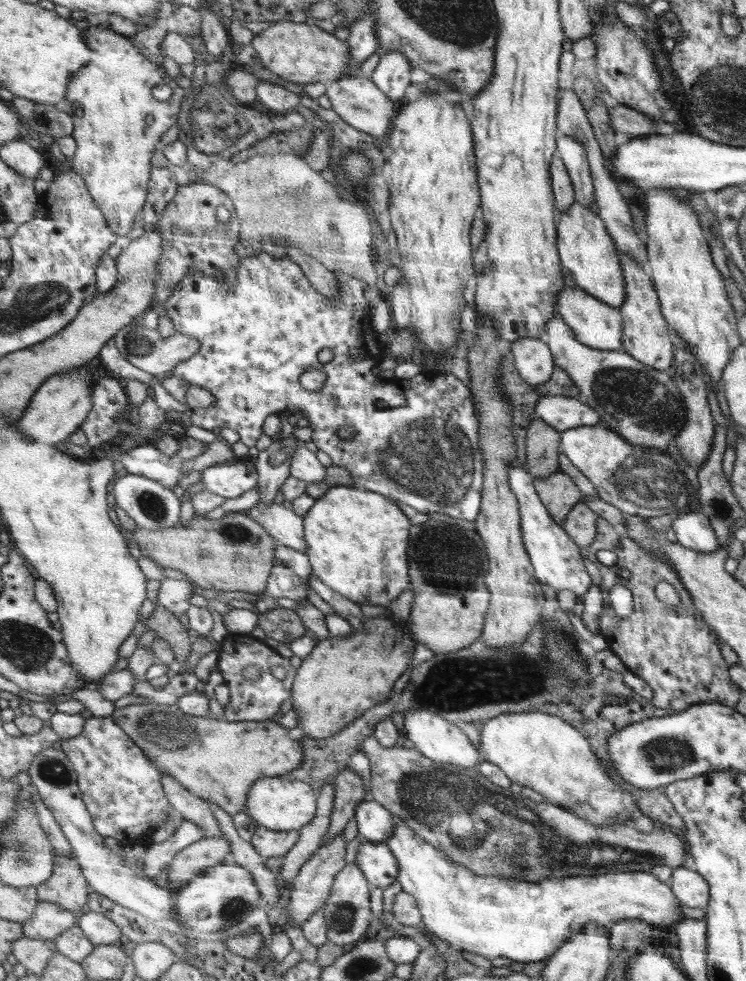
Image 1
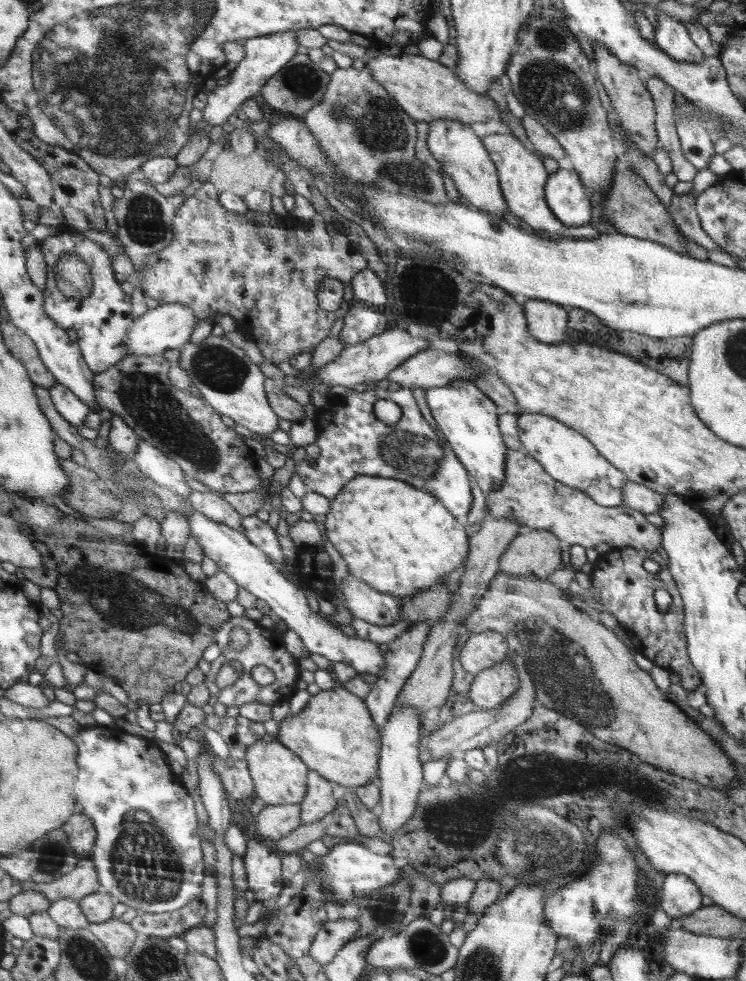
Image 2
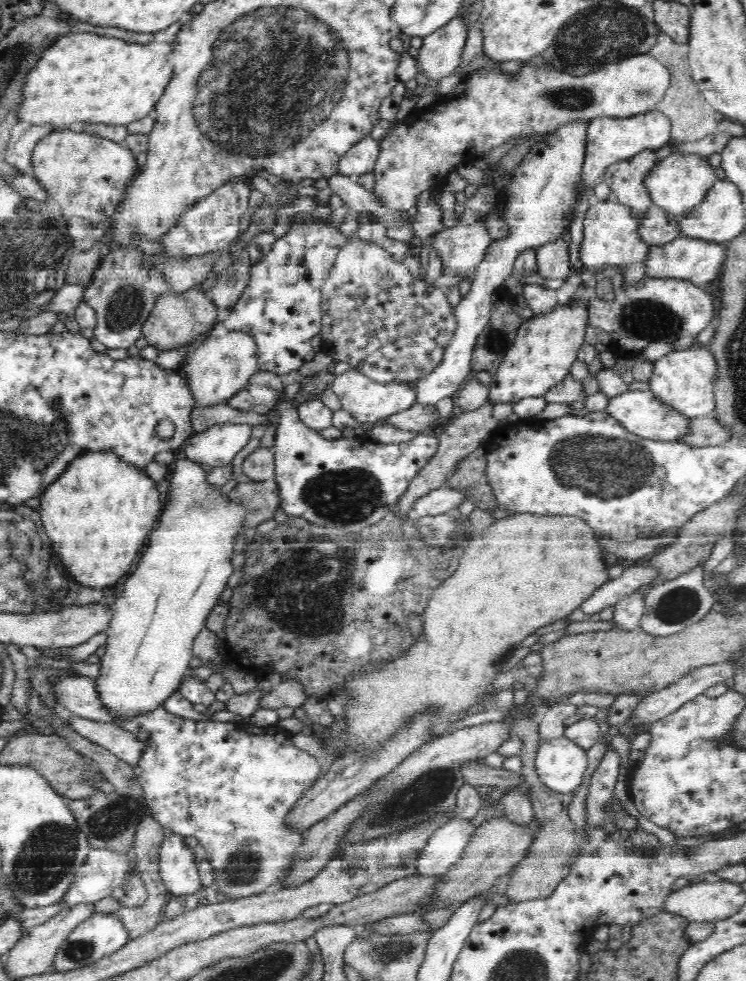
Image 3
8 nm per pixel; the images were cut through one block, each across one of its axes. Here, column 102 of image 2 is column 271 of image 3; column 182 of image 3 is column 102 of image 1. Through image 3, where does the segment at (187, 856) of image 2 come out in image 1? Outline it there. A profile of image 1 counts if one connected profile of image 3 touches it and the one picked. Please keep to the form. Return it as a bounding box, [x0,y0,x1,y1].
[61,715,176,847]

